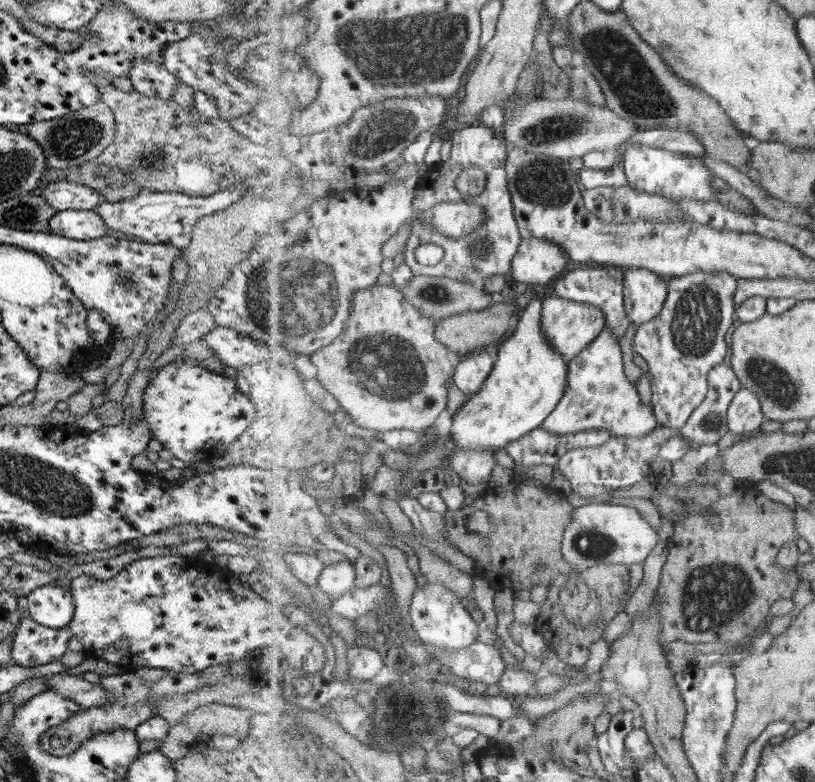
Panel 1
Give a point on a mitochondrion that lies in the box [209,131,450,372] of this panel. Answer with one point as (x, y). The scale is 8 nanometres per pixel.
(279, 302)

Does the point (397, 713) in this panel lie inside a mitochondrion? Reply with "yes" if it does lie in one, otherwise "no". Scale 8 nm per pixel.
yes

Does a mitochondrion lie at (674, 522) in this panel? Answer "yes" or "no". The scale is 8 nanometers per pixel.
no

